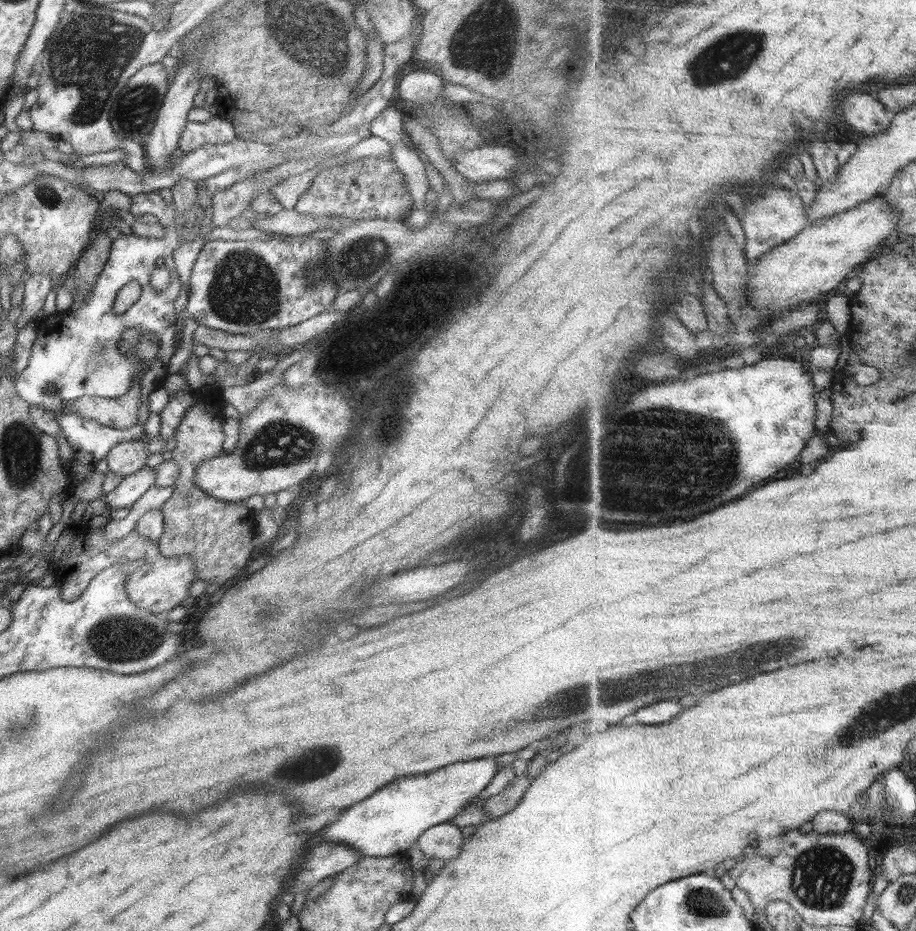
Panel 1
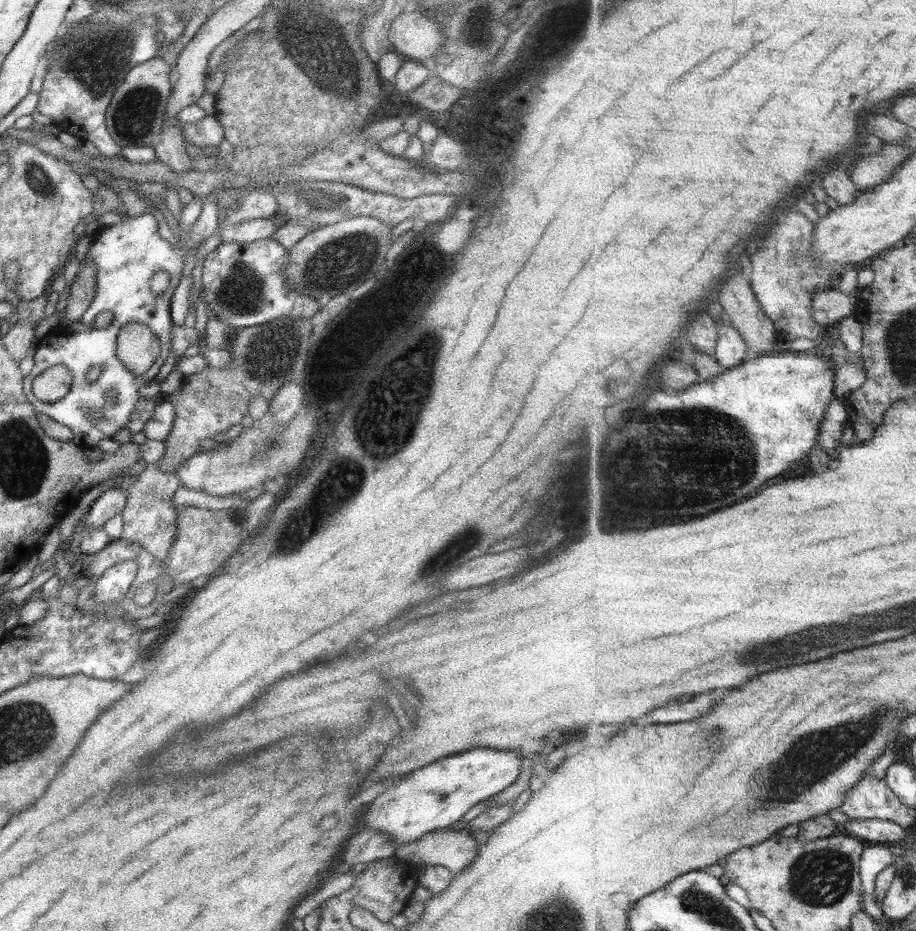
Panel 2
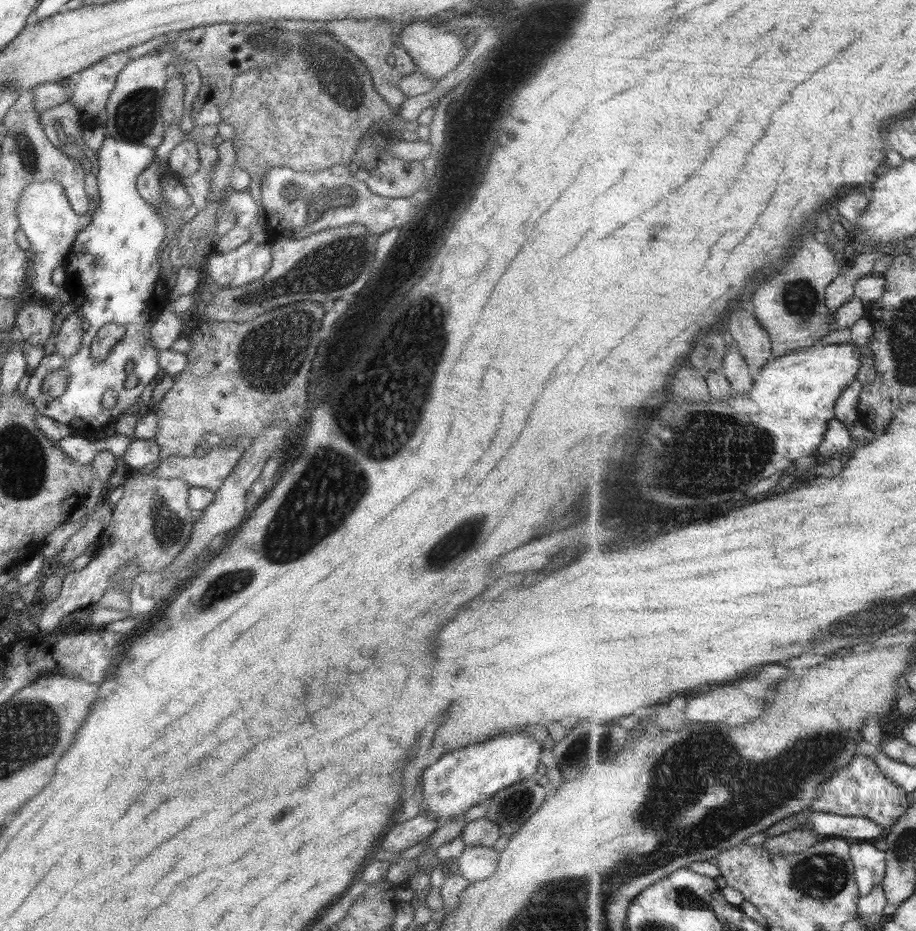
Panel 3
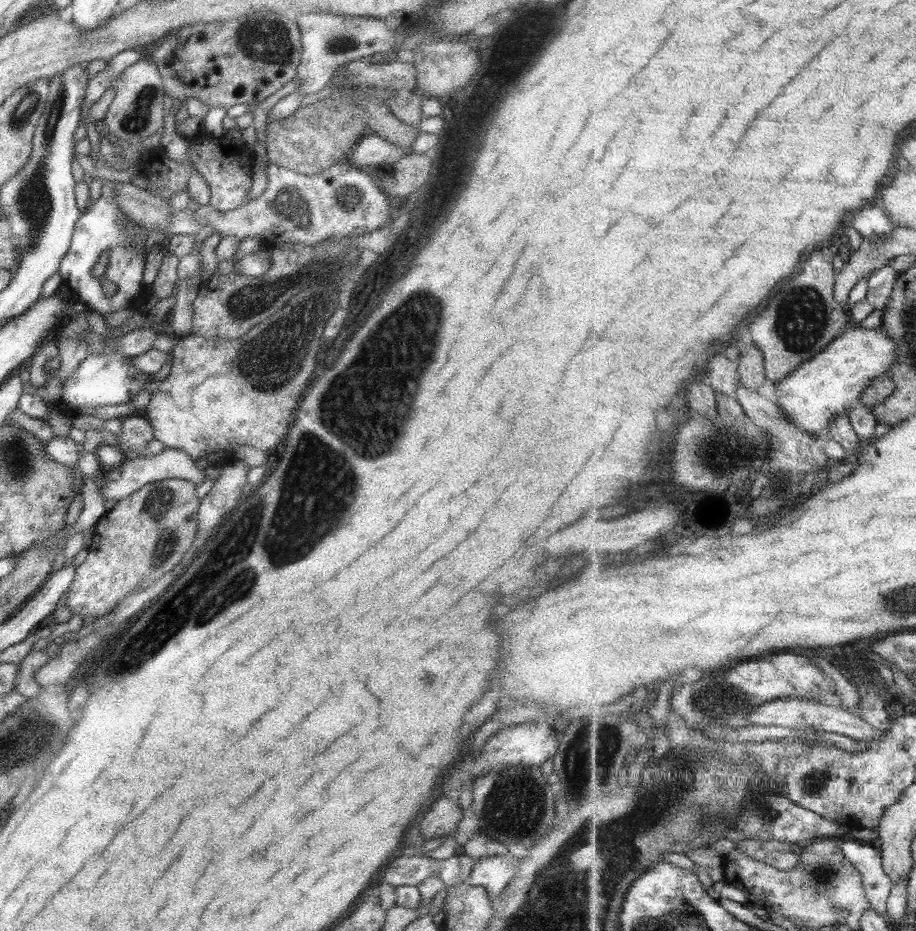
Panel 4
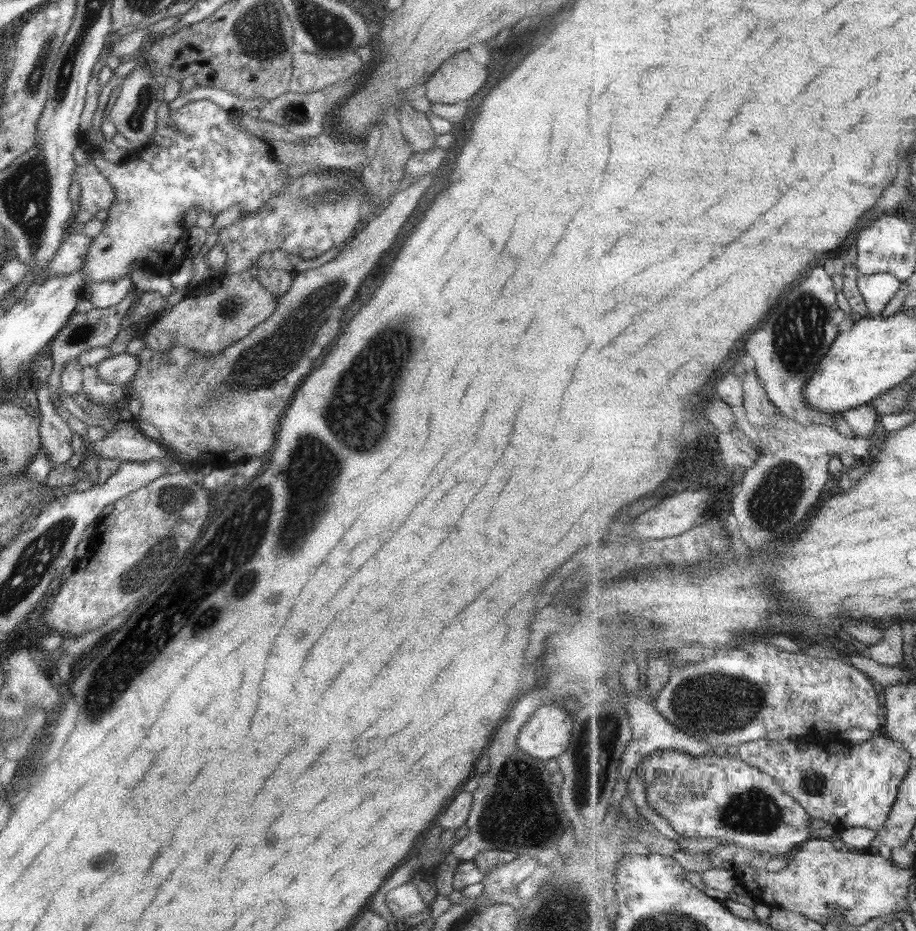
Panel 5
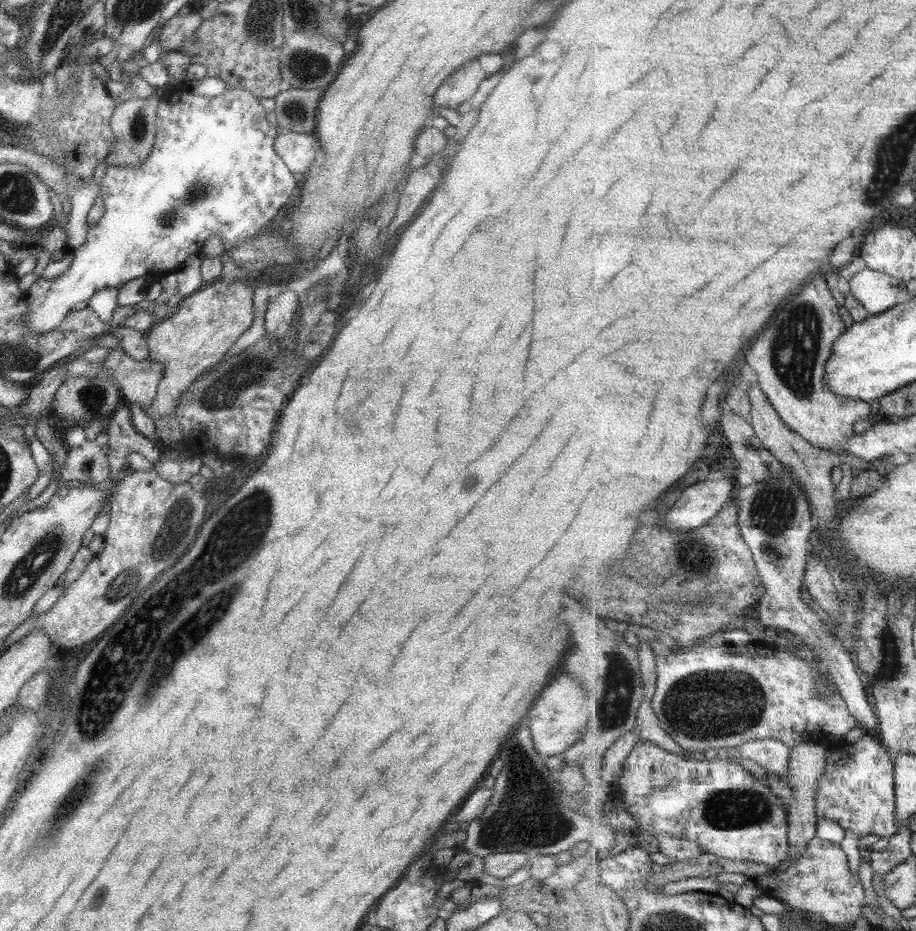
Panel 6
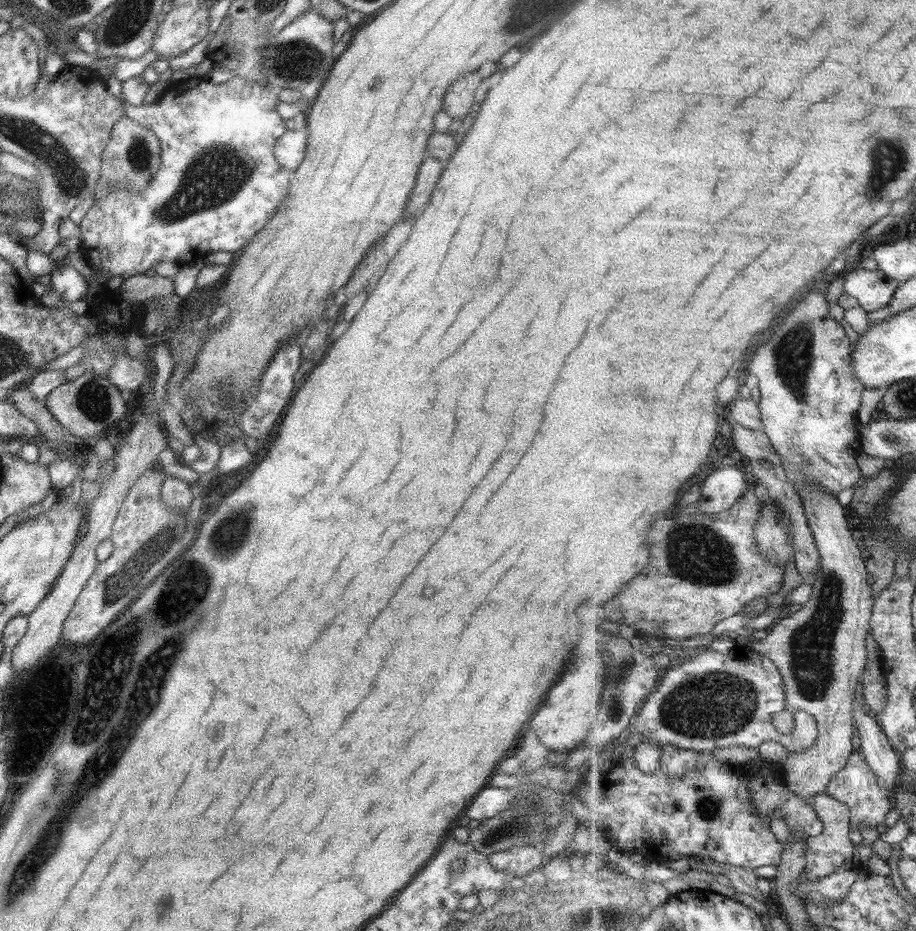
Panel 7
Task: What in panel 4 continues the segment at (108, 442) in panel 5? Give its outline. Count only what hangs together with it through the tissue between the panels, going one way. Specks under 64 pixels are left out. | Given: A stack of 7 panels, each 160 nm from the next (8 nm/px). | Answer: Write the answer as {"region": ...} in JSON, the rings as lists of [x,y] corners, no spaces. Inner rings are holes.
{"region":[[[141,417],[120,418],[121,430],[116,435],[116,444],[122,448],[120,452],[128,458],[141,454],[146,444],[152,439],[152,429],[149,423]]]}

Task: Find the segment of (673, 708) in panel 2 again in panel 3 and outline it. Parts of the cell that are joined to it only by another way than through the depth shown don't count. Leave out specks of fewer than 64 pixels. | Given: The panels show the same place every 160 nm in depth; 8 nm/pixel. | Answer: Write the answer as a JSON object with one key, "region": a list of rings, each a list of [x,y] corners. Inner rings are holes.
{"region":[[[731,686],[726,688],[689,701],[683,711],[690,722],[717,723],[725,727],[743,726],[764,714],[765,702],[761,698],[751,698]]]}

